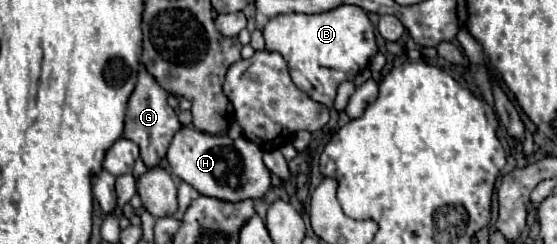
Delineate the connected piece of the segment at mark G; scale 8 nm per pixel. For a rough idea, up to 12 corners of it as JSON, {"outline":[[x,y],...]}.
{"outline":[[140,68],[124,138],[158,166],[182,128],[168,92]]}

